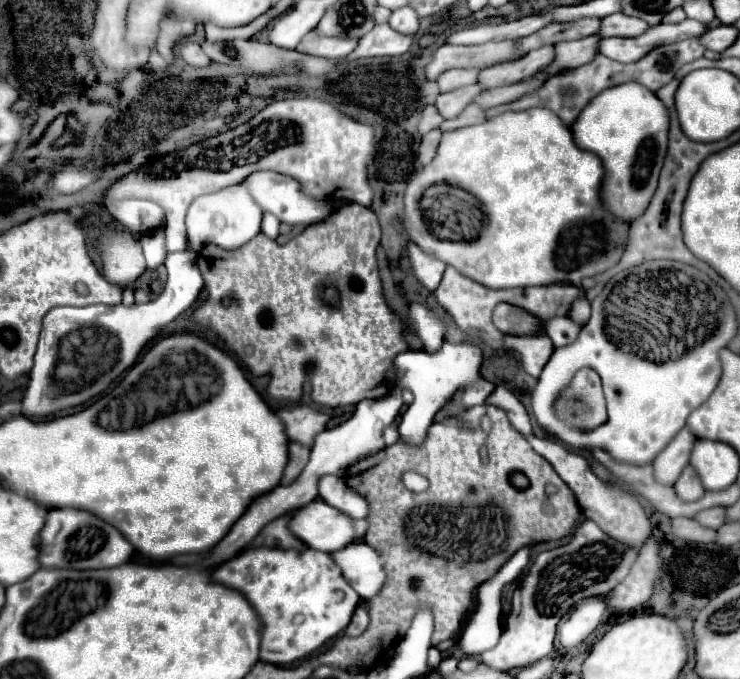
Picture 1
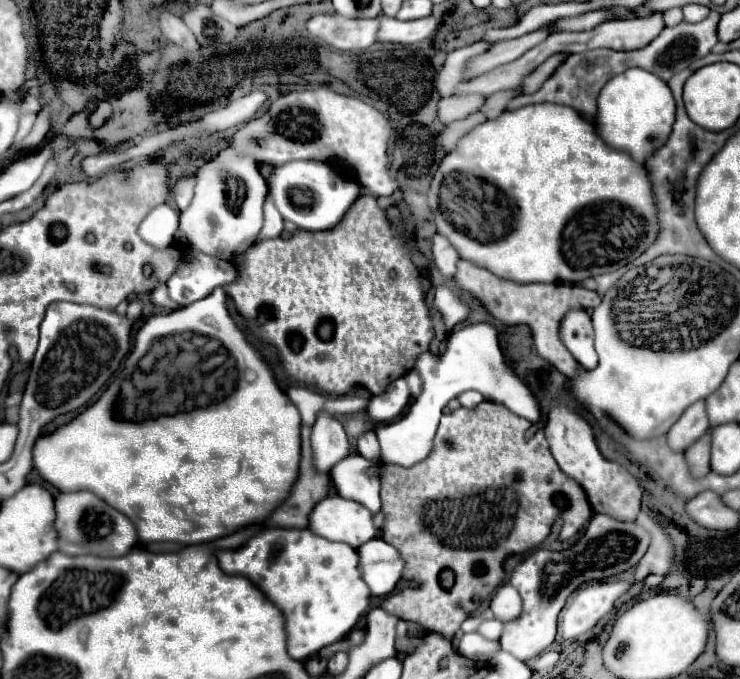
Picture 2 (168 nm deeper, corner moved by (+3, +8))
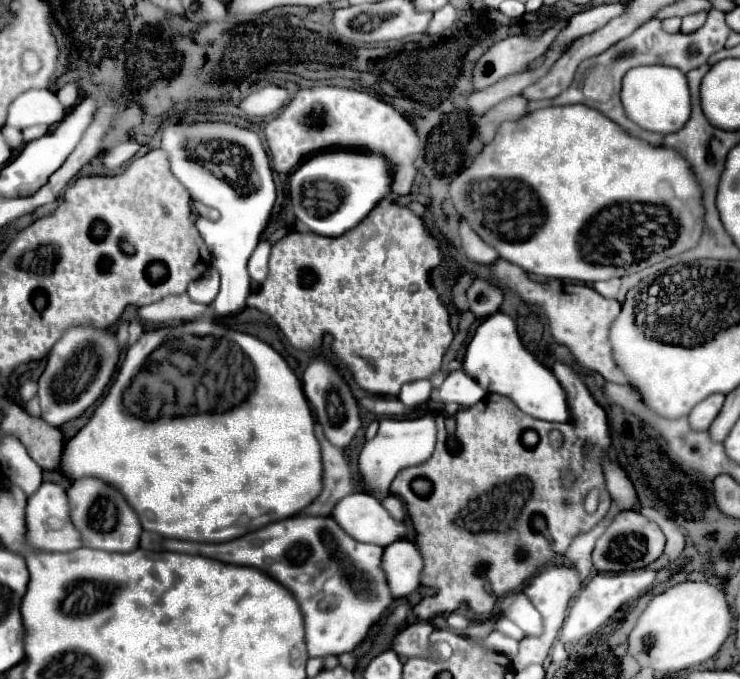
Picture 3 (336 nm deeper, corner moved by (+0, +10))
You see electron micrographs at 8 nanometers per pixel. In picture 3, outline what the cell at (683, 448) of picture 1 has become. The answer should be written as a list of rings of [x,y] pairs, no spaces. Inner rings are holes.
[[[712,394],[706,400],[702,400],[692,412],[690,412],[690,426],[694,430],[708,430],[712,420],[718,416],[722,404],[724,404],[724,394]]]

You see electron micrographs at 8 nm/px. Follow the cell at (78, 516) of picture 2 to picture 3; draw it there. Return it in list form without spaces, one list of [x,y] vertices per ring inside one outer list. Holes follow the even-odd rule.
[[[86,476],[72,482],[68,488],[68,498],[72,508],[72,522],[80,530],[84,546],[106,552],[132,552],[138,548],[142,526],[138,514],[120,490],[98,478]]]

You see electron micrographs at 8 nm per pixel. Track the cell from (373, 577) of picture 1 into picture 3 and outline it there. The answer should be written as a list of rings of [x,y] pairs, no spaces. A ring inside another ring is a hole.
[[[400,540],[384,548],[382,568],[386,572],[392,594],[396,598],[404,598],[420,586],[424,562],[418,548],[412,542]]]

